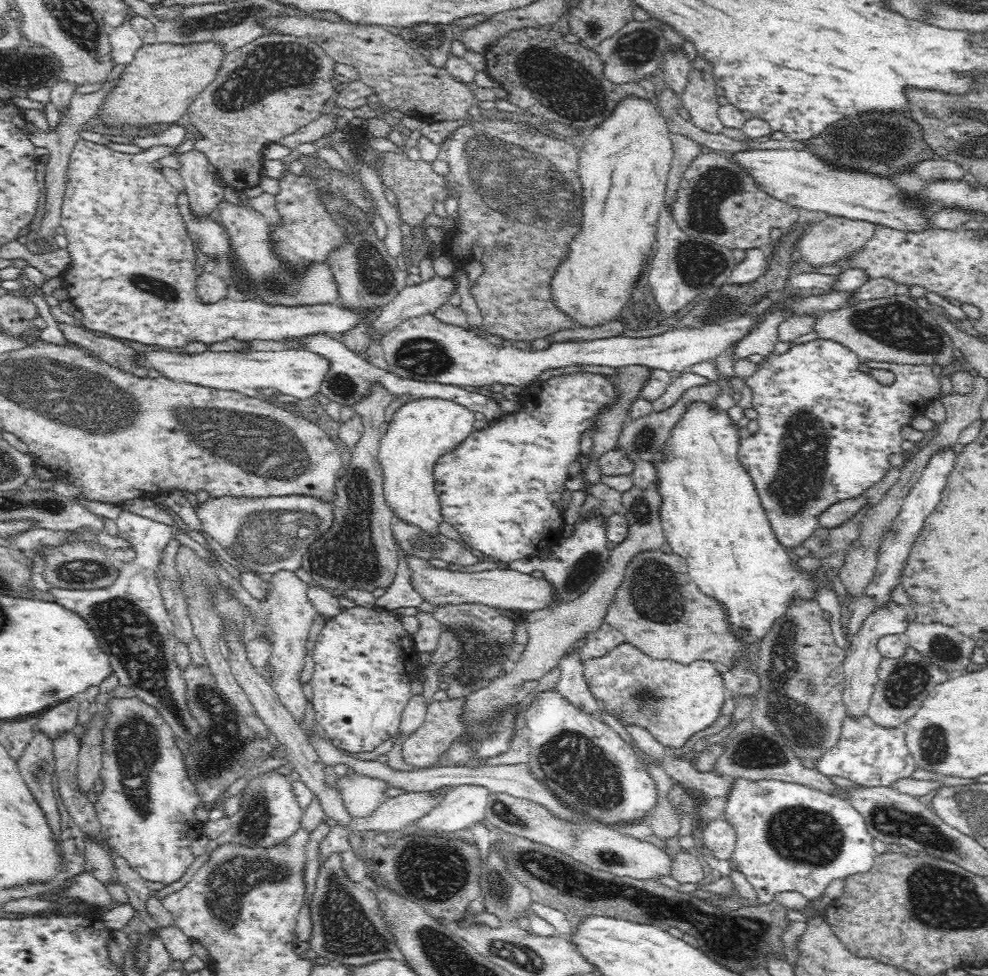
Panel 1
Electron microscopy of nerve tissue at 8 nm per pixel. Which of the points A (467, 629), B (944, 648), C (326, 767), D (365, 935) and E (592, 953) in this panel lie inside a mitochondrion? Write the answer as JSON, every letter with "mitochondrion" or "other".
{"A":"mitochondrion","B":"mitochondrion","C":"other","D":"mitochondrion","E":"other"}

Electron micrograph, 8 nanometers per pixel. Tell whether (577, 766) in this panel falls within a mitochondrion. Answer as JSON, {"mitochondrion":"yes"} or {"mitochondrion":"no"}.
{"mitochondrion":"yes"}

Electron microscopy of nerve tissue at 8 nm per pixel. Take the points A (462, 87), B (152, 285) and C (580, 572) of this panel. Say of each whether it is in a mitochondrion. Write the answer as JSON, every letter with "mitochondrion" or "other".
{"A":"other","B":"mitochondrion","C":"mitochondrion"}

